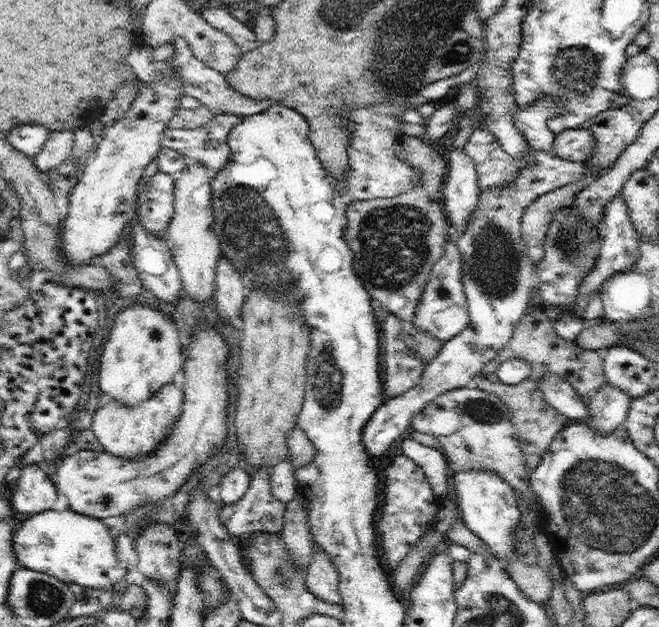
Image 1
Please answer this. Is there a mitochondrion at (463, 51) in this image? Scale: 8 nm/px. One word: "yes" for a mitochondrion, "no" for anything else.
yes

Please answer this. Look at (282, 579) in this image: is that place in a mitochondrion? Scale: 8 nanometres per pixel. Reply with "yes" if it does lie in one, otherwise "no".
yes

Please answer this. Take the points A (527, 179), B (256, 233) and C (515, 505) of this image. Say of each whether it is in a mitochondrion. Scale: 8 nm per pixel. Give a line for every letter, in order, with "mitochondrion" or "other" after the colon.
A: other
B: mitochondrion
C: other

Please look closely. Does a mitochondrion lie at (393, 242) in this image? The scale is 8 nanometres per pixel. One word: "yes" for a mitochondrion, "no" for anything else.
yes

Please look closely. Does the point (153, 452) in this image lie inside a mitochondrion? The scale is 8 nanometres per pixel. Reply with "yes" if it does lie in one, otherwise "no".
no

